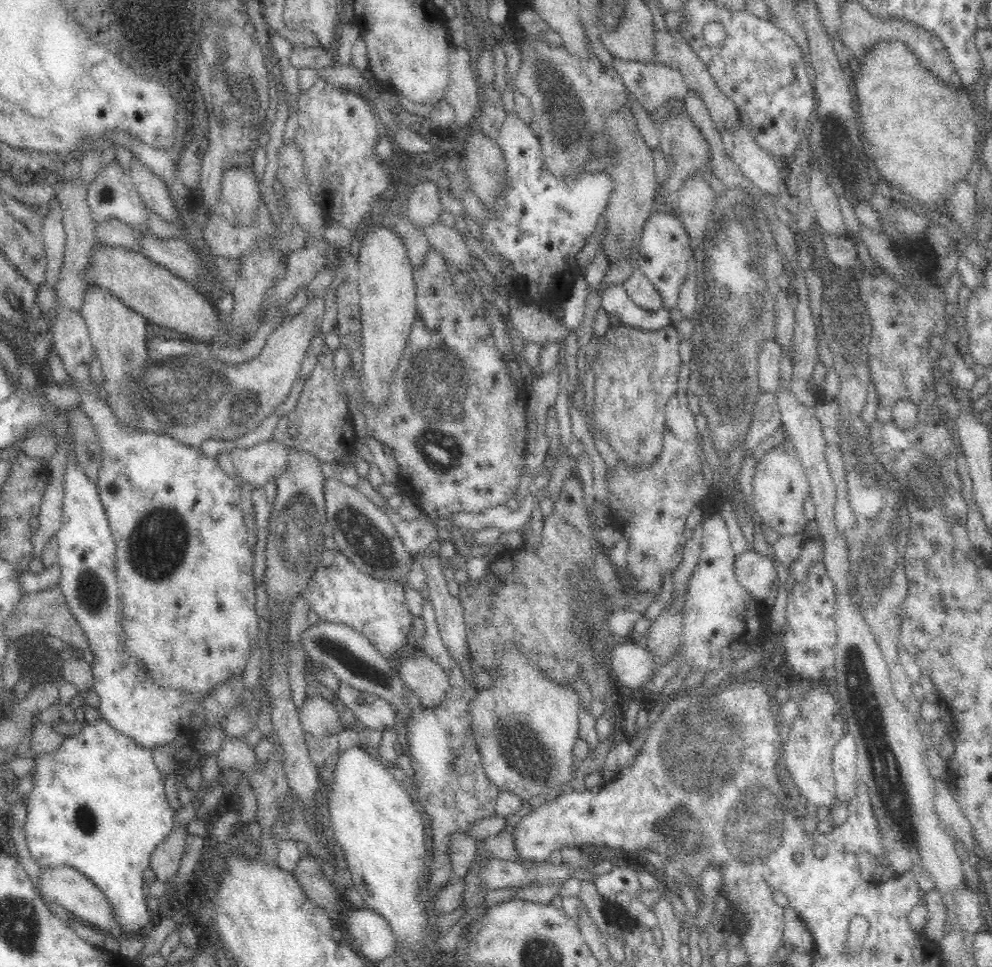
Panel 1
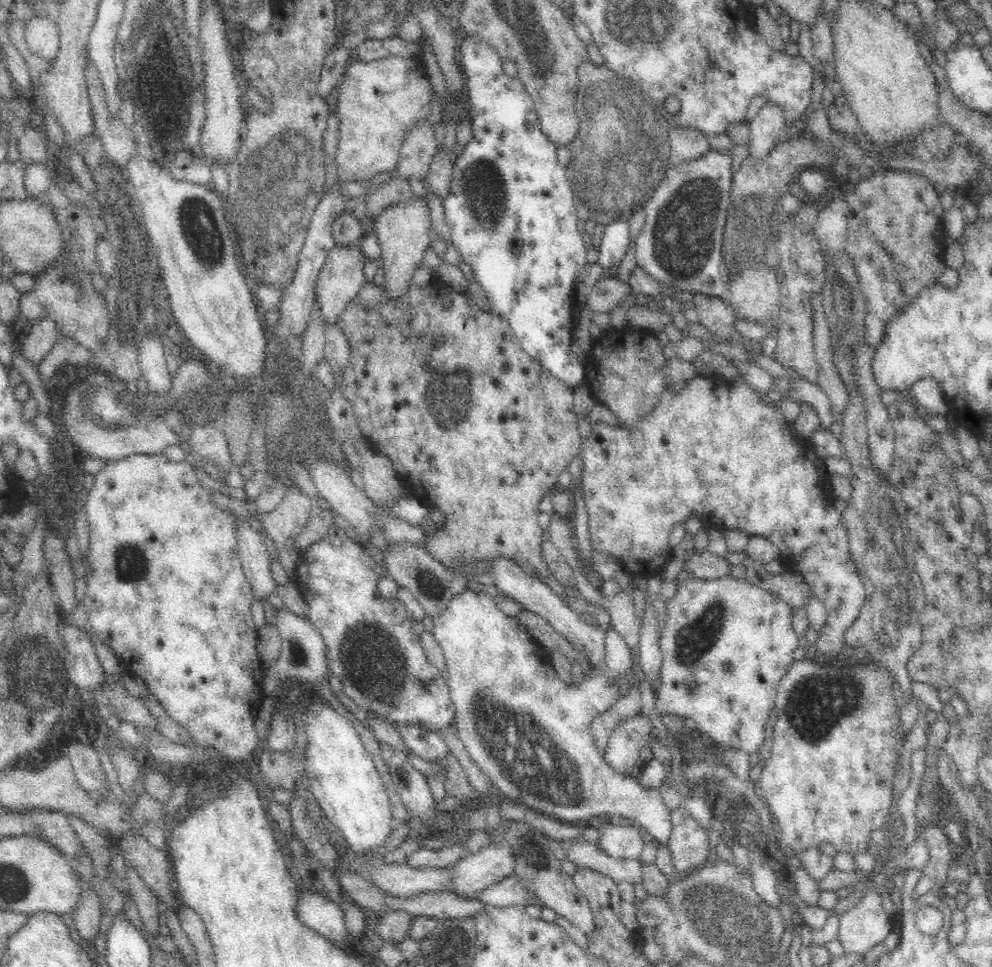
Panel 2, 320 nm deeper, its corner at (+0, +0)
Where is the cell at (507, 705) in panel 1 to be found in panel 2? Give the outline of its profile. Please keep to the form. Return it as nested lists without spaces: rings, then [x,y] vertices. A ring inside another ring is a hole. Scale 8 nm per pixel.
[[[466,588],[453,595],[446,609],[433,617],[431,630],[438,650],[446,660],[443,674],[453,705],[459,740],[478,768],[493,782],[501,798],[551,815],[566,824],[579,824],[593,816],[613,815],[644,828],[658,844],[672,838],[672,816],[657,789],[645,789],[636,775],[623,777],[604,761],[590,735],[593,718],[606,712],[621,696],[622,686],[632,670],[632,649],[610,628],[605,640],[605,660],[569,686],[552,667],[547,651],[522,628],[517,619],[500,611],[493,596]]]

